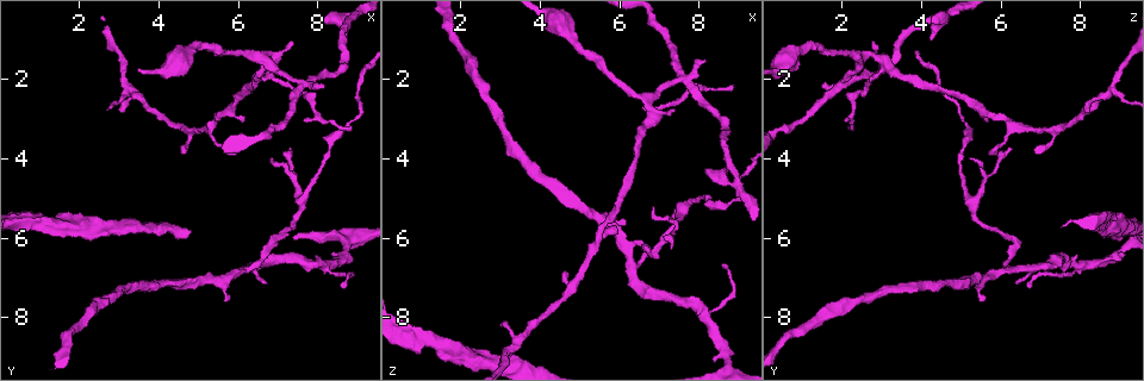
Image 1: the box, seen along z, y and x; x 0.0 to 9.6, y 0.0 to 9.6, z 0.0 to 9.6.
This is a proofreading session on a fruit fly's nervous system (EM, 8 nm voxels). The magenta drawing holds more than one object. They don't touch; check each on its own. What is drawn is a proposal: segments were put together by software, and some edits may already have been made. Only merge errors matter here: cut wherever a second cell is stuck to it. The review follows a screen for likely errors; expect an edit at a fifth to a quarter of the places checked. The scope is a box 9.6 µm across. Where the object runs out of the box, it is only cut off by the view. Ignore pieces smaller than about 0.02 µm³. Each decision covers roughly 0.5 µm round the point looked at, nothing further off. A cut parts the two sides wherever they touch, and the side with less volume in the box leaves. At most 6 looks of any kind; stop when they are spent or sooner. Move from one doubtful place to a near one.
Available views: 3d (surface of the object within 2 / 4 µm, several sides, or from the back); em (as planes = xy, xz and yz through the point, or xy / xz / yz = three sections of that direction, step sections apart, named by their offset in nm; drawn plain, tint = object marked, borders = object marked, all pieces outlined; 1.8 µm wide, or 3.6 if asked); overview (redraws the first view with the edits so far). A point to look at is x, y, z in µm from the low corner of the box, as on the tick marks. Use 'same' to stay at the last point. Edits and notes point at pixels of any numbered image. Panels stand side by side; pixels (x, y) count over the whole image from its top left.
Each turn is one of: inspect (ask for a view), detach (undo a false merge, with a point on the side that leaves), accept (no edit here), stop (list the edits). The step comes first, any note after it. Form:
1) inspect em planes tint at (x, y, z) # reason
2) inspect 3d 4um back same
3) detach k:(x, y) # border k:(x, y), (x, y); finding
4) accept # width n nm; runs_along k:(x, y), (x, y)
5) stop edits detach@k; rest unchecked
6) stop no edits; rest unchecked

inspect em xy step 8 tint at (3.25, 2.25, 8.85) # a fork

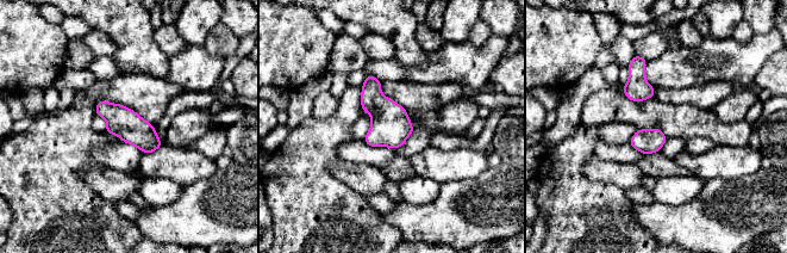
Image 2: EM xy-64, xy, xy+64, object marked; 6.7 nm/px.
inspect em planes tint same # cut it another way

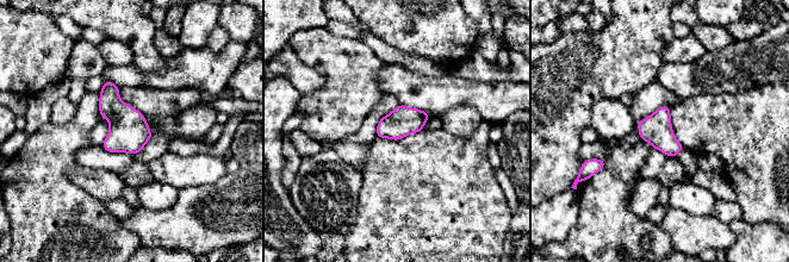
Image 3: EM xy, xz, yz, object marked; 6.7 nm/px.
accept # width 200 nm; all the same cell

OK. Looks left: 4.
inspect em xz step 8 tint at (6.20, 6.80, 6.30) # three arms meet

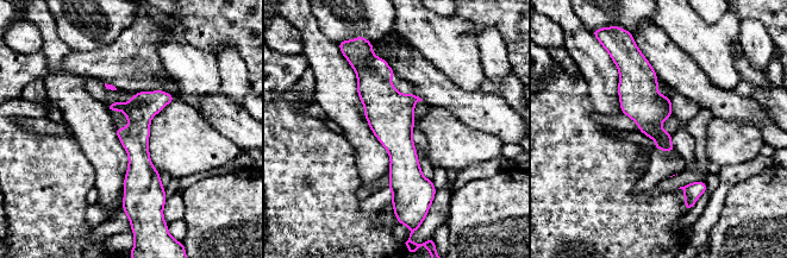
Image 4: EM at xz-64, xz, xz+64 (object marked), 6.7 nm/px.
accept # width 200 nm; runs_along 4:(372, 60), (403, 152), (403, 197); all the same cell

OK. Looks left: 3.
inspect 3d 4um back at (7.60, 2.15, 2.05) # sharp bend

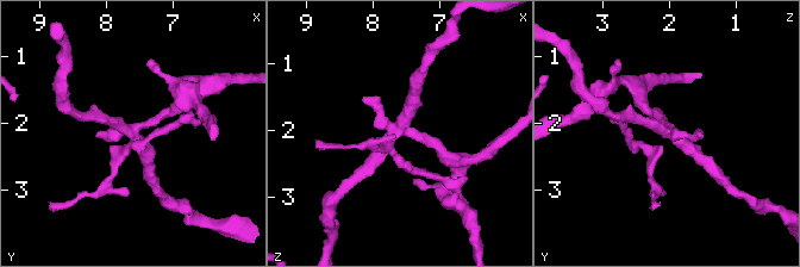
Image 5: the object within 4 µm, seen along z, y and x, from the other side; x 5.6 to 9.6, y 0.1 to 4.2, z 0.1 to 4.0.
inspect em planes tint at (7.60, 2.15, 2.00) # shape alone is not enough

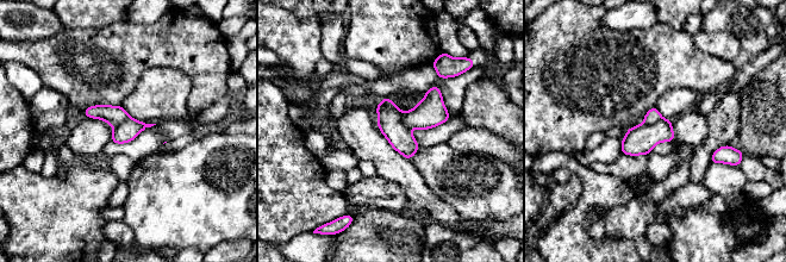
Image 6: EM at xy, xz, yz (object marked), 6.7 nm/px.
detach 6:(641, 139) # width 170 nm; border 6:(662, 118), (650, 124), (643, 123); two cells meet here

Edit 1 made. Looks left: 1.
stop edits detach@6; rest unchecked

